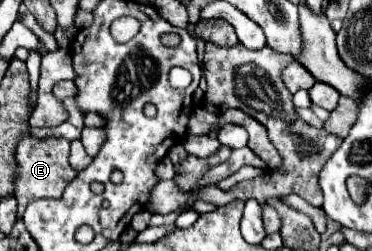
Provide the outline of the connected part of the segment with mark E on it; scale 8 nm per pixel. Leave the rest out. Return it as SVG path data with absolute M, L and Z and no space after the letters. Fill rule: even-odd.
M48 137L44 141L36 139L22 139L22 143L16 149L18 155L18 181L16 181L16 201L18 201L18 219L22 217L22 211L30 201L42 199L42 197L60 197L62 187L70 183L70 179L76 177L76 171L72 171L68 163L70 155L70 141L68 139L54 139Z

